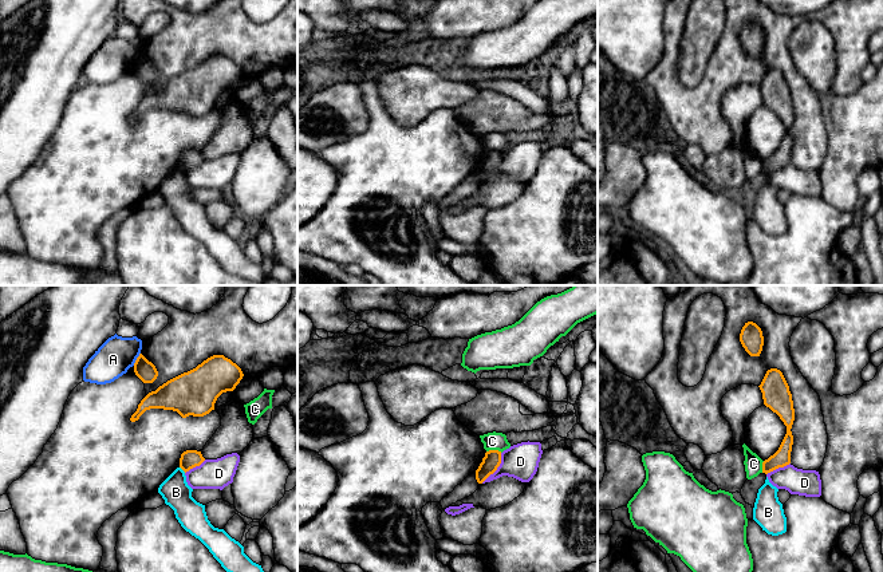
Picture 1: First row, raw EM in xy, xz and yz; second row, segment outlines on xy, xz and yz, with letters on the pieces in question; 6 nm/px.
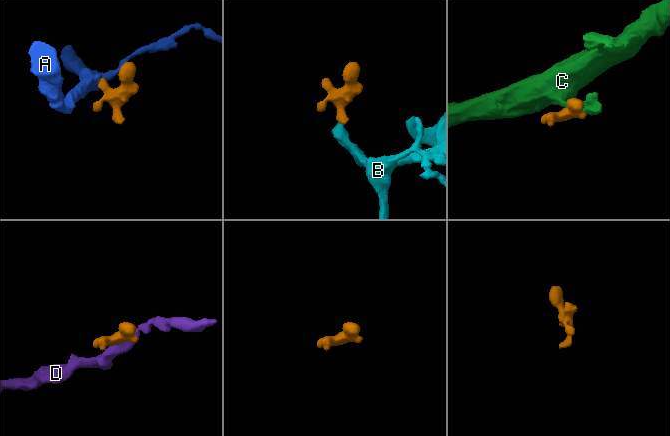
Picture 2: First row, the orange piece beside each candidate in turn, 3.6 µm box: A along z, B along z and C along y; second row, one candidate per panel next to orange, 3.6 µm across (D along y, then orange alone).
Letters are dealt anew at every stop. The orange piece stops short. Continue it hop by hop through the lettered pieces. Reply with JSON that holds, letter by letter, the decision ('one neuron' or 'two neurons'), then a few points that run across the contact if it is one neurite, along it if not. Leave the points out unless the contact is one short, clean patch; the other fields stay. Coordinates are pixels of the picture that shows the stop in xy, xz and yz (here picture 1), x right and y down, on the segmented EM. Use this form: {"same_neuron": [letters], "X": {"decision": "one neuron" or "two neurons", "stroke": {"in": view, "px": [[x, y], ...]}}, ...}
{"same_neuron": [], "A": {"decision": "two neurons", "stroke": {"in": "xy", "px": [[140, 352], [133, 365]]}}, "B": {"decision": "two neurons", "stroke": {"in": "xy", "px": [[180, 466], [185, 472]]}}, "C": {"decision": "two neurons", "stroke": {"in": "xz", "px": [[487, 450], [501, 452]]}}, "D": {"decision": "two neurons", "stroke": {"in": "xz", "px": [[501, 453], [499, 466], [481, 482]]}}}

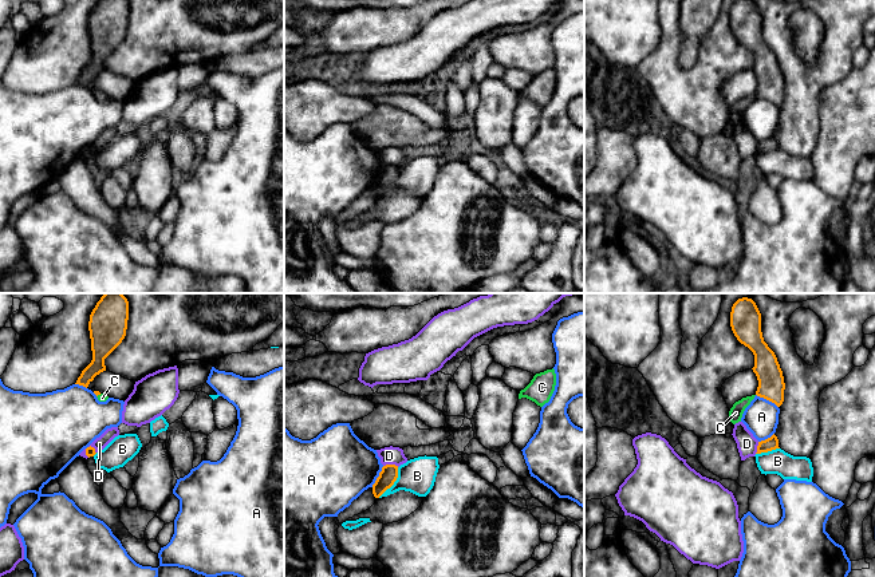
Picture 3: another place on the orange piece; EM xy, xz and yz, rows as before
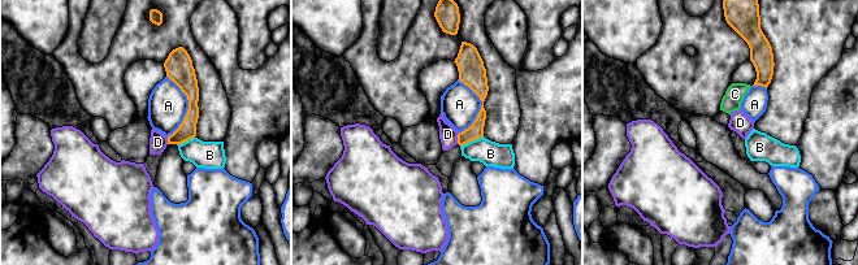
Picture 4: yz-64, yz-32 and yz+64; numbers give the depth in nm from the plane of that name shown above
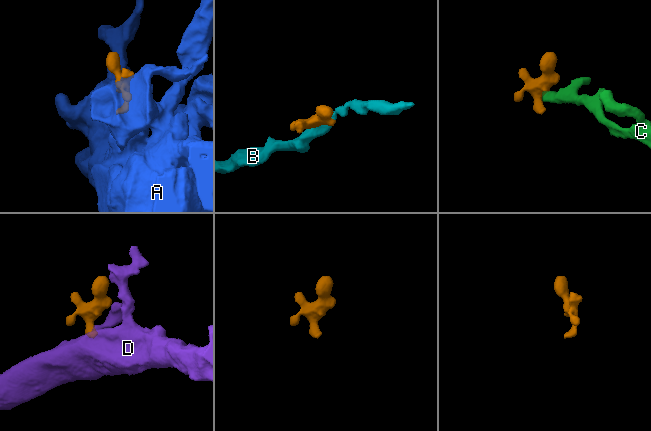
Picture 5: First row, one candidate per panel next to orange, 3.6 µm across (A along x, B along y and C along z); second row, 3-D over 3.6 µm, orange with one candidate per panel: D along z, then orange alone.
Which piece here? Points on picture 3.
{"same_neuron": ["C"], "A": {"decision": "two neurons"}, "B": {"decision": "two neurons", "stroke": {"in": "xz", "px": [[398, 467], [395, 481], [378, 497]]}}, "C": {"decision": "one neuron", "stroke": {"in": "xy", "px": [[97, 392], [98, 394], [102, 398]]}}, "D": {"decision": "two neurons", "stroke": {"in": "xz", "px": [[383, 465], [398, 466]]}}}

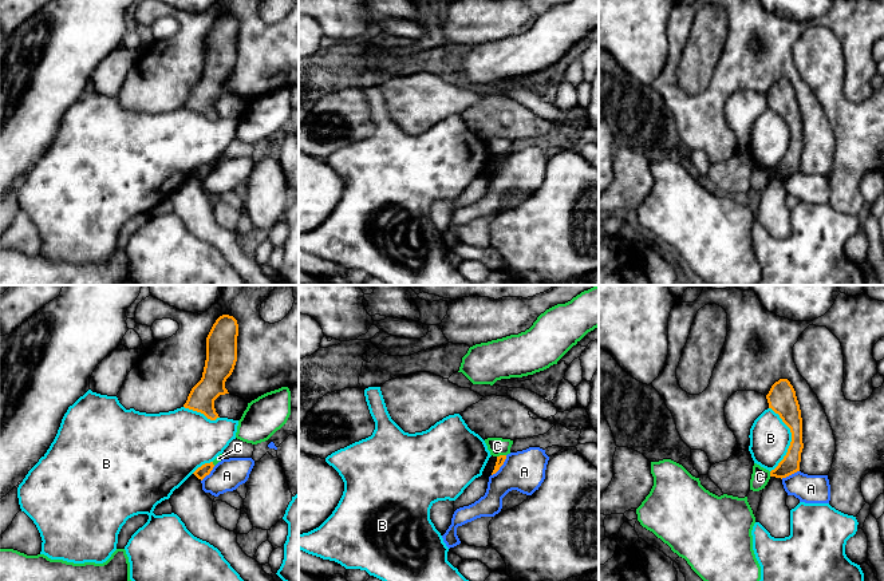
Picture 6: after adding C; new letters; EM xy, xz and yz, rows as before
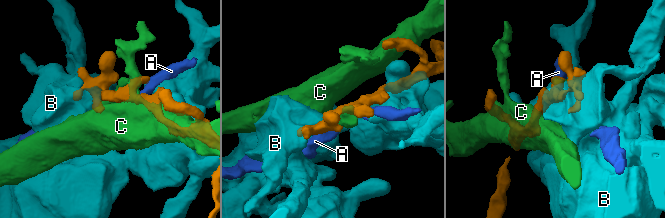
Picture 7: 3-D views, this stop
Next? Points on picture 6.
{"same_neuron": [], "A": {"decision": "two neurons"}, "B": {"decision": "two neurons"}, "C": {"decision": "two neurons"}}

